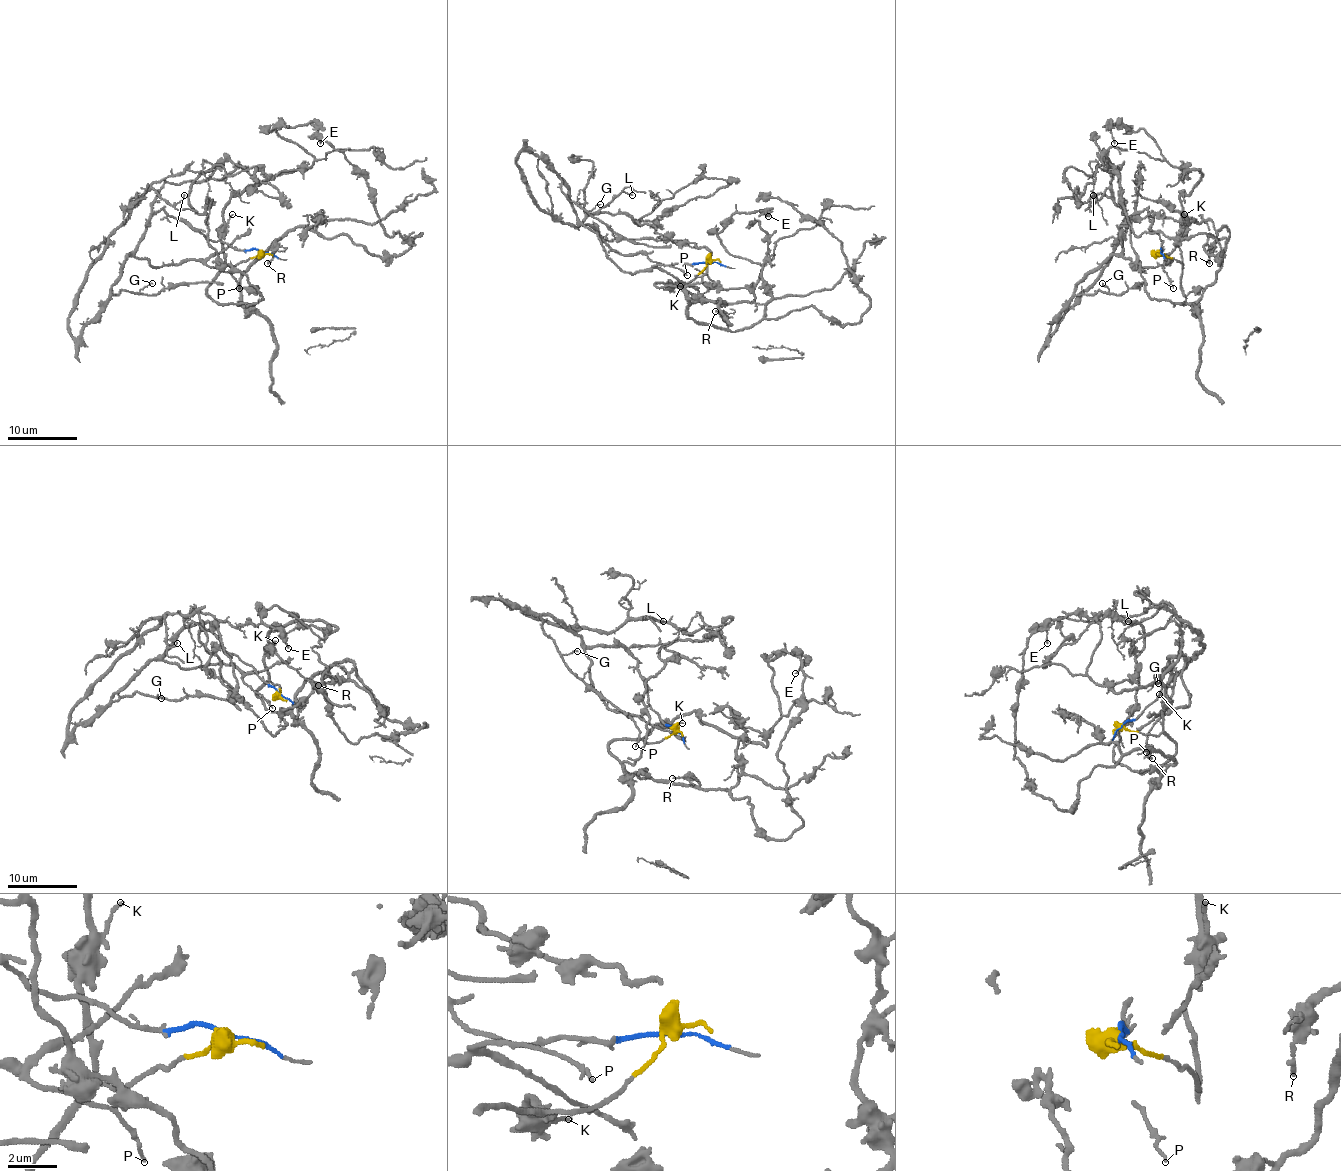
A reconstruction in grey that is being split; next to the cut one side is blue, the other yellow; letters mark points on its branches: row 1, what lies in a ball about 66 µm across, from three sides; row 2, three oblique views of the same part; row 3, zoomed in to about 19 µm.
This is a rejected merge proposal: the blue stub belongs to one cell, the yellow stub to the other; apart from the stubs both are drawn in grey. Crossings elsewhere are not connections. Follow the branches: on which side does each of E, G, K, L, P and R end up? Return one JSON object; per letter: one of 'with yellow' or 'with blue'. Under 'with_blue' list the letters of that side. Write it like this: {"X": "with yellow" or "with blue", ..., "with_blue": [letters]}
{"E": "with yellow", "G": "with blue", "K": "with yellow", "L": "with blue", "P": "with blue", "R": "with yellow", "with_blue": ["G", "L", "P"]}

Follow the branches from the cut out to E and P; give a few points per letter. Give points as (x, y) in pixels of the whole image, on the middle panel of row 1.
E: (710, 262), (672, 284), (711, 301), (751, 301), (761, 267), (734, 256), (718, 232), (735, 213), (768, 217)
P: (710, 262), (661, 265), (646, 255), (623, 255), (583, 225), (625, 272), (666, 265), (687, 275)

